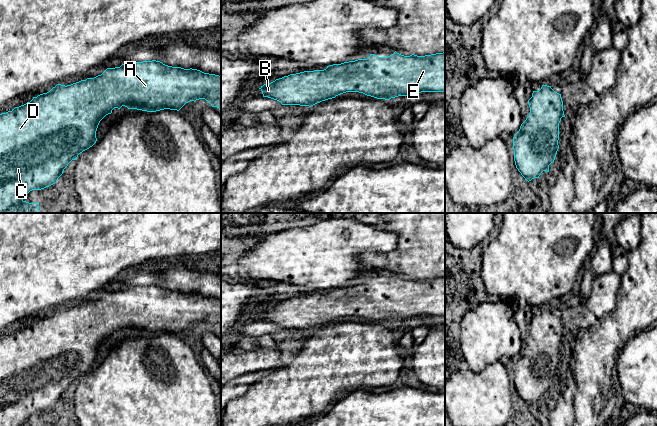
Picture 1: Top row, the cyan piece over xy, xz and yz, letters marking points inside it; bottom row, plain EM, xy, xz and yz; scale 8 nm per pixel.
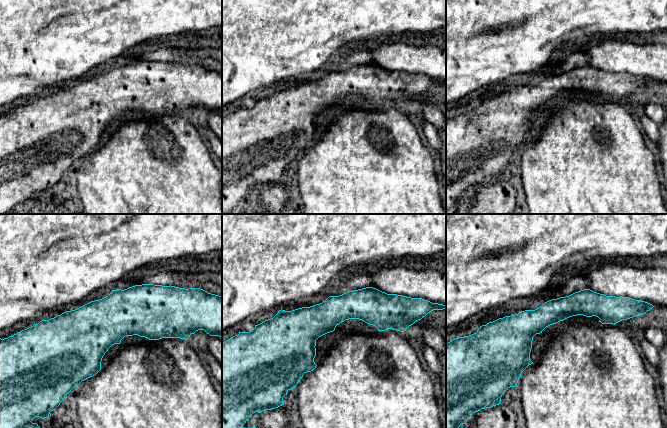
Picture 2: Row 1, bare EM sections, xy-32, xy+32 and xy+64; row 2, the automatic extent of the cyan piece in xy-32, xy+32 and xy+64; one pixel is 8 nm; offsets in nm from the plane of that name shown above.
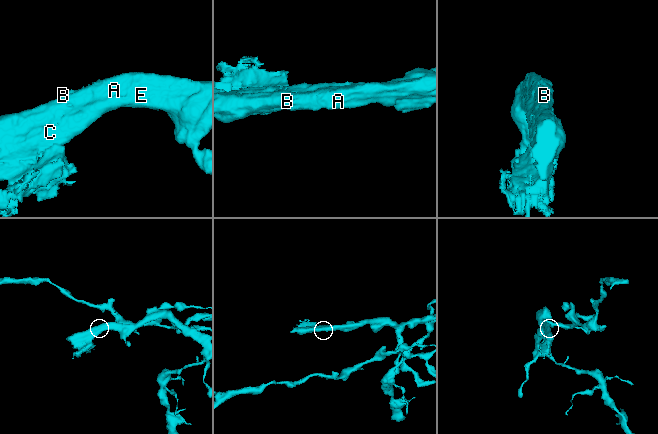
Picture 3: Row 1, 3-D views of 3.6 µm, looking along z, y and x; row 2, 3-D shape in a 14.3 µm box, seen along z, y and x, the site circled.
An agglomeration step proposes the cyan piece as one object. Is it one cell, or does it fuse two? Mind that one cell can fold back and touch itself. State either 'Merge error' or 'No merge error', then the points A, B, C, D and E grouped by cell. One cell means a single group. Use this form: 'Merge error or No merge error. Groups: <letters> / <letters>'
No merge error. Groups: A B C D E

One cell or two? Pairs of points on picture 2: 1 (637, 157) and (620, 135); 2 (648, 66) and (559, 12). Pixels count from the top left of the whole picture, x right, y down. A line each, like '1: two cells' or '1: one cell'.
1: one cell
2: two cells

